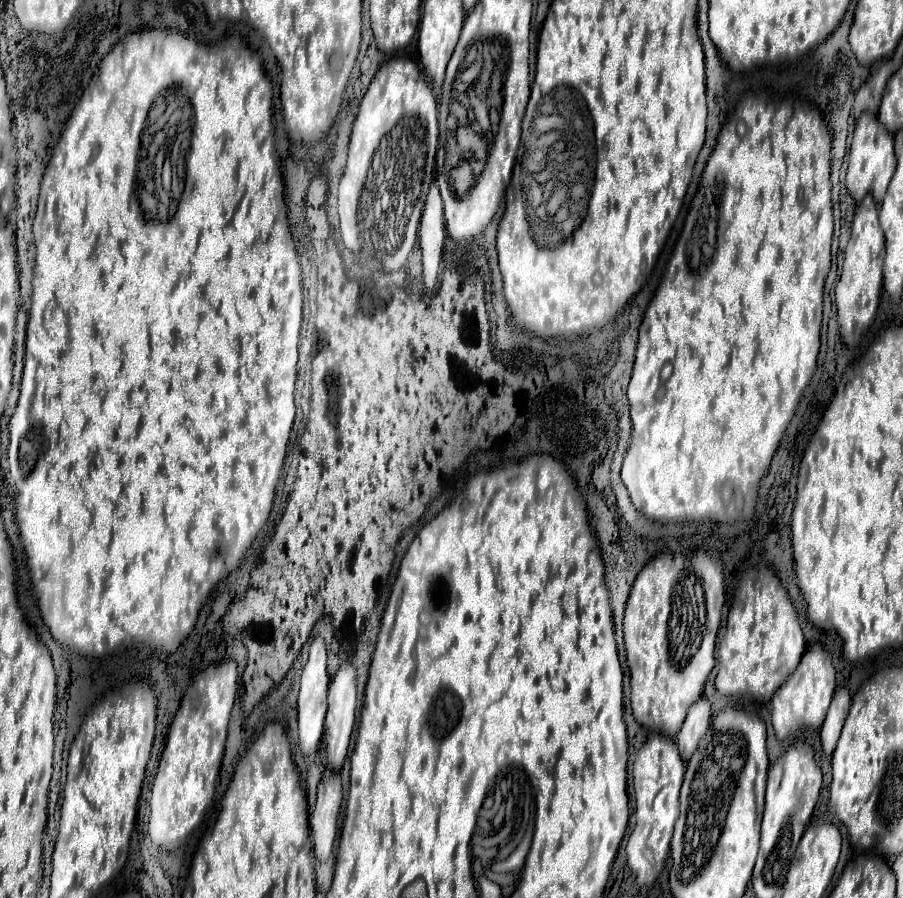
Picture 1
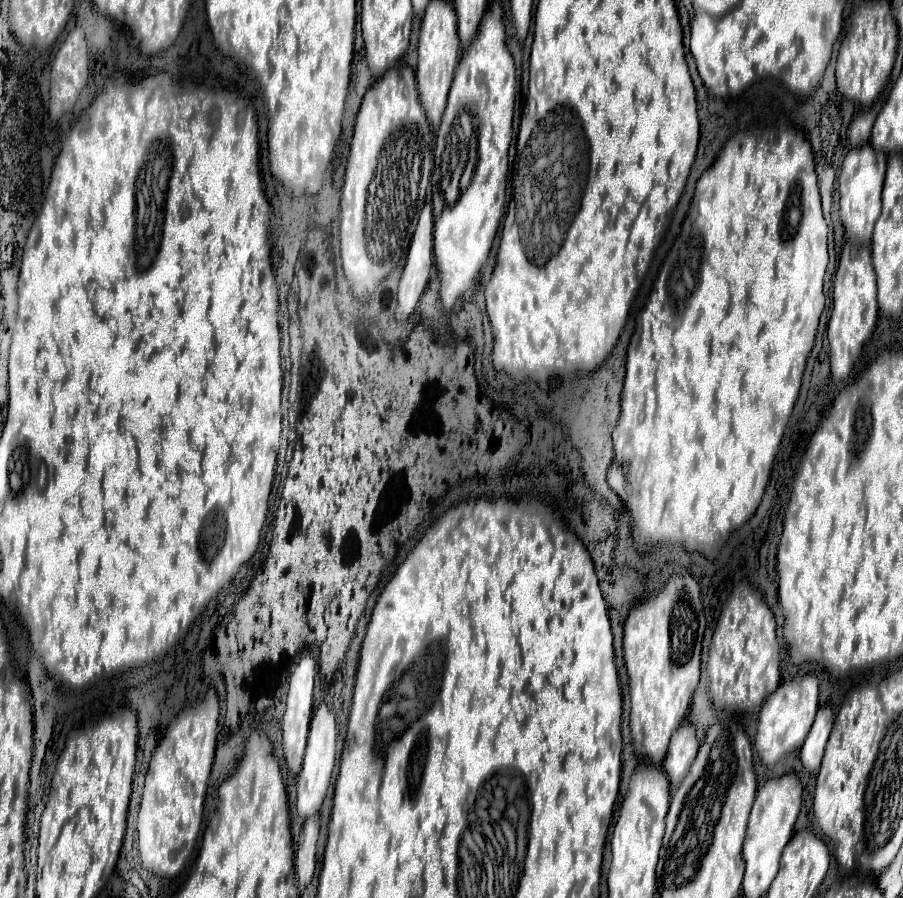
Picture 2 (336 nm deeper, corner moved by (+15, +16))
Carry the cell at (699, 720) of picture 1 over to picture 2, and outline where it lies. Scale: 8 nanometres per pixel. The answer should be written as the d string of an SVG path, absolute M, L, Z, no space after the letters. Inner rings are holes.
M684 720L680 728L674 732L664 760L664 772L668 774L672 792L682 784L684 776L688 774L688 768L692 766L692 760L696 758L698 748L700 748L700 742L696 740L694 726L688 720Z

